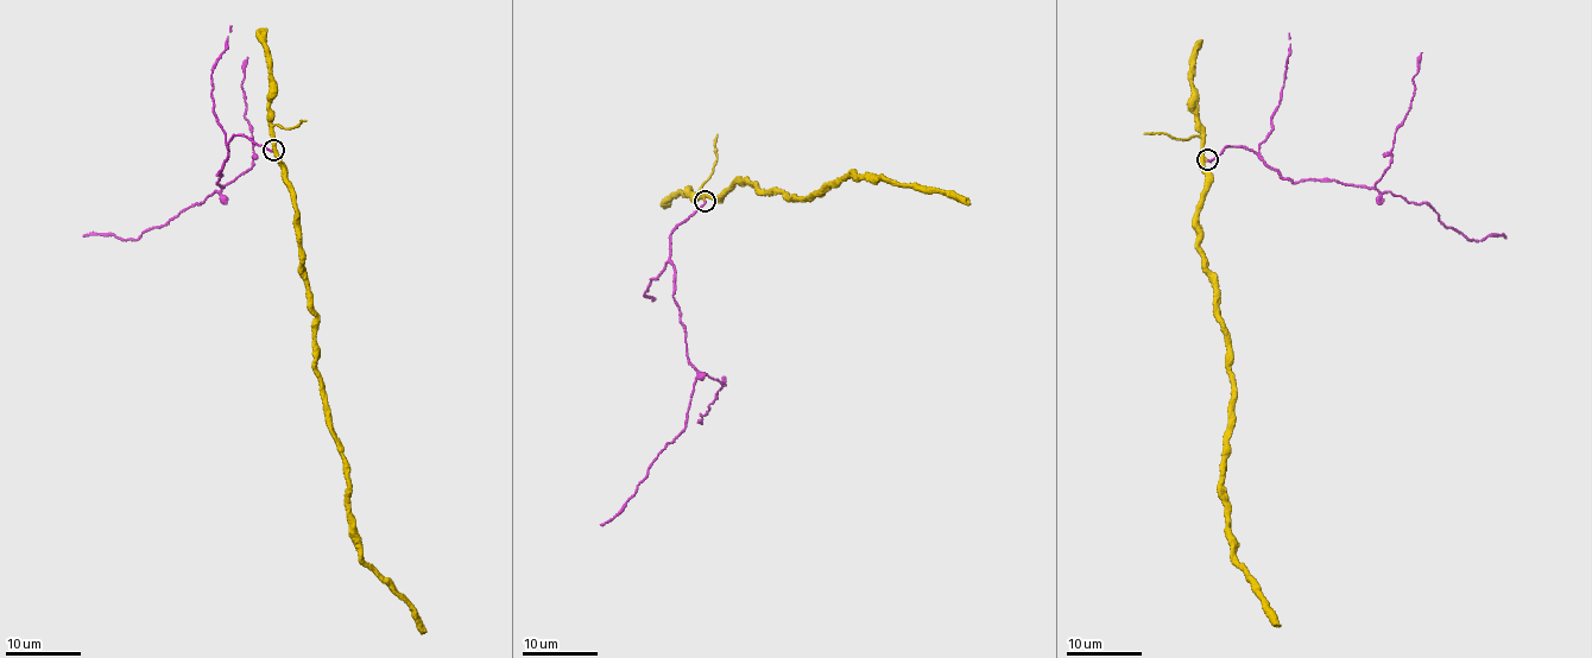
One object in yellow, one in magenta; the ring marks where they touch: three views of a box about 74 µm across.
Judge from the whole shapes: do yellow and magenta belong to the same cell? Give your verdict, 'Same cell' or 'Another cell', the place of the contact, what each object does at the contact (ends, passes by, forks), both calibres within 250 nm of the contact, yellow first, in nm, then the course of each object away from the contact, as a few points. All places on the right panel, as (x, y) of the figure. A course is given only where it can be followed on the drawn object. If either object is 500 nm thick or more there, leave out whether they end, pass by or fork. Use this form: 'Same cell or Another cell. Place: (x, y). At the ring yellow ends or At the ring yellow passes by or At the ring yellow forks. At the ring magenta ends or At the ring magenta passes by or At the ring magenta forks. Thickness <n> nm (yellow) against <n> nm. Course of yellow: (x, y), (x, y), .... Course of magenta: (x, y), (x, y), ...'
Same cell. Place: (1207, 159). At the ring yellow passes by. At the ring magenta ends. Thickness 320 nm (yellow) against 190 nm. Course of yellow: (1207, 160), (1198, 251), (1213, 280), (1231, 384), (1221, 478), (1227, 539), (1280, 626). Course of magenta: (1207, 160), (1226, 146), (1250, 149), (1294, 182), (1338, 179), (1427, 202), (1469, 239), (1504, 238)

